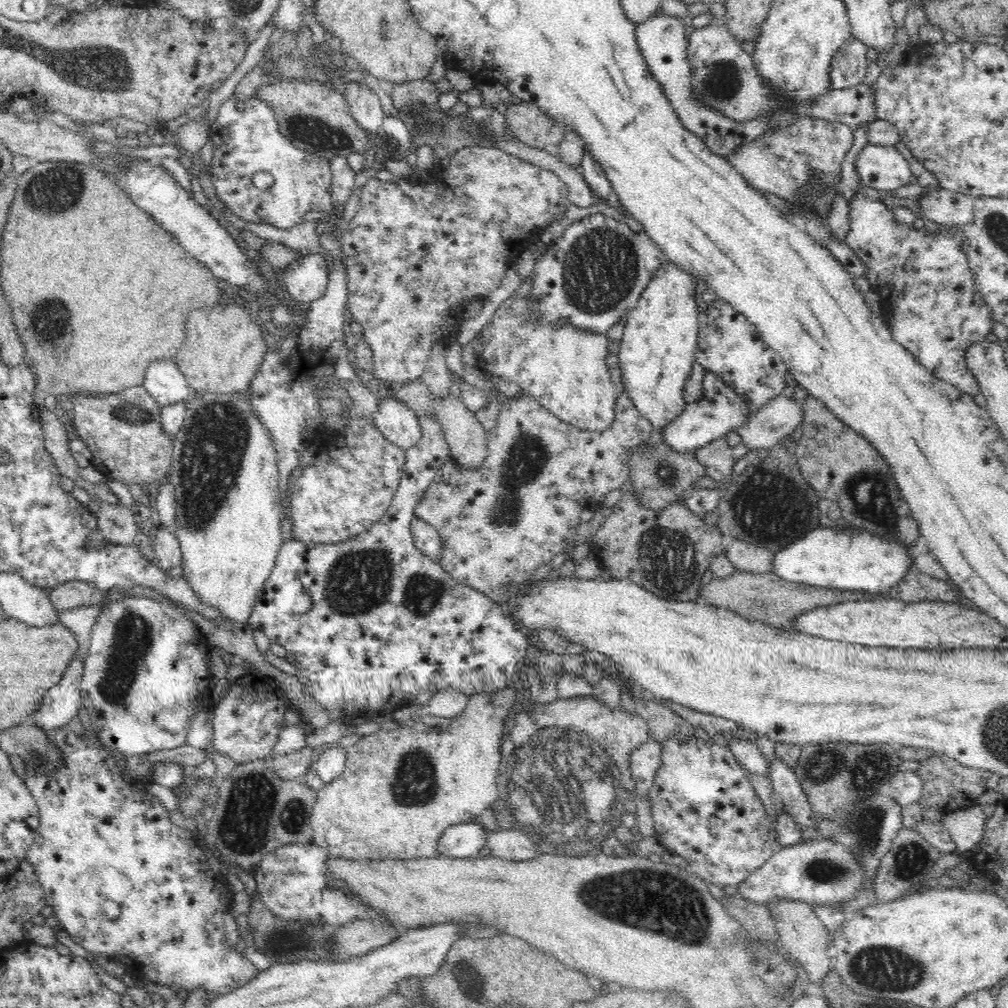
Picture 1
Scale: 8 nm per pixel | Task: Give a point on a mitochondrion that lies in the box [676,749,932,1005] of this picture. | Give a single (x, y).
(885, 970)

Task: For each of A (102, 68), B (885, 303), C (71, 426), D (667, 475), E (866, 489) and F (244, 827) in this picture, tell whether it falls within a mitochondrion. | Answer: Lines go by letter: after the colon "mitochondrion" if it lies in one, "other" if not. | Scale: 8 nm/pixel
A: mitochondrion
B: other
C: other
D: mitochondrion
E: mitochondrion
F: mitochondrion

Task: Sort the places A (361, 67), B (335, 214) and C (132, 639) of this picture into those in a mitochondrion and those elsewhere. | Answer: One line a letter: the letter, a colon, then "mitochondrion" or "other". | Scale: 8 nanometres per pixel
A: other
B: other
C: mitochondrion

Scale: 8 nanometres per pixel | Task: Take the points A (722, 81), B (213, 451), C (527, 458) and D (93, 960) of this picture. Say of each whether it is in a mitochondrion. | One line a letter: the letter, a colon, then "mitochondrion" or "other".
A: mitochondrion
B: mitochondrion
C: mitochondrion
D: other

